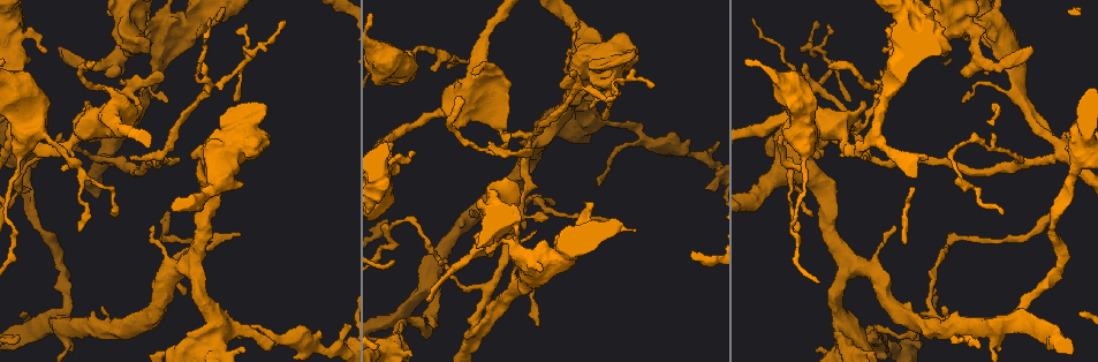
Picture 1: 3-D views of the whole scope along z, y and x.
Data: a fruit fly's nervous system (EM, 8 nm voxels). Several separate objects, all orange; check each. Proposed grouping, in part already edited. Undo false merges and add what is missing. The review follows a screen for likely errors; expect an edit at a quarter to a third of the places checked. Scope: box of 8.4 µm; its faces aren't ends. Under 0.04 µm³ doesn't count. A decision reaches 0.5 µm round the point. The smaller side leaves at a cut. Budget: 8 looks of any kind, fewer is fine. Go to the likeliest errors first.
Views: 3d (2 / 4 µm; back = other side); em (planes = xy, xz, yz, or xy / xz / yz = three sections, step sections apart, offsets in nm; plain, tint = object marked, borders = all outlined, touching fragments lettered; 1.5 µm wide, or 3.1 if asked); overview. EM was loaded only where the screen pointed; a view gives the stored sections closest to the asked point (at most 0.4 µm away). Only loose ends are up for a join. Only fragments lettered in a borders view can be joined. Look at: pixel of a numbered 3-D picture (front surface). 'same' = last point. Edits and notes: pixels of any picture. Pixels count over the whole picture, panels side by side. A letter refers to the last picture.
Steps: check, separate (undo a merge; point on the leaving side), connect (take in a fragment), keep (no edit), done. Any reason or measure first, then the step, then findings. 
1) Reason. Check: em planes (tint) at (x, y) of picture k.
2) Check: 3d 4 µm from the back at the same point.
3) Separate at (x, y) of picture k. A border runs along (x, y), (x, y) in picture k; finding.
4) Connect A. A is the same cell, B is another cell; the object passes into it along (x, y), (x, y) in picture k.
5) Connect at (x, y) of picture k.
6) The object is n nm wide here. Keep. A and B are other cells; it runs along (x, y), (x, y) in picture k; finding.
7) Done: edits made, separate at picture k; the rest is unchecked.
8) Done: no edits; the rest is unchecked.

Branch stops here. Check: 3d 4 µm from the back at (170, 214) of picture 1.

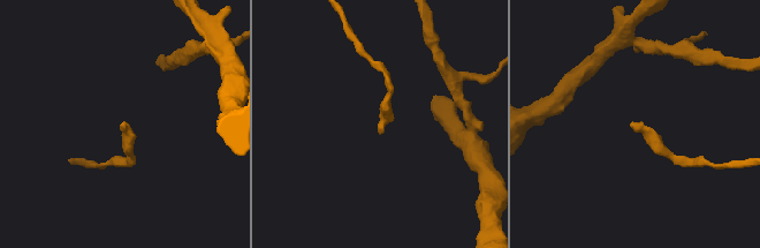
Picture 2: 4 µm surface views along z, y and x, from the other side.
Now the EM. Check: em planes (borders) at (631, 125) of picture 2.

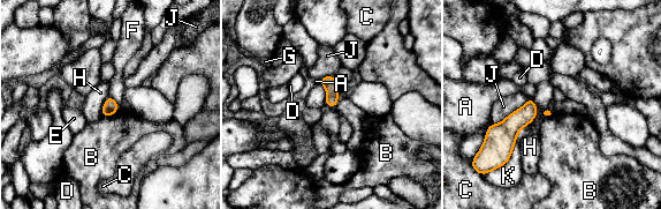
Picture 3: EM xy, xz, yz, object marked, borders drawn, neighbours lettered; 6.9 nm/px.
Keep. A, B, C, D, E, F, G, H, J and K are other cells; no lettered fragment goes on from it.

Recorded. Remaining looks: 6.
Stops while still wide. Check: em planes (plain) at (507, 100) of picture 1.

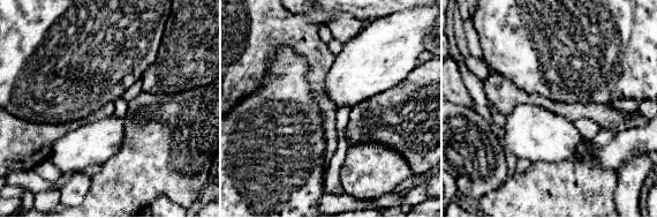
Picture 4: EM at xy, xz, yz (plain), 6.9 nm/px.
Check: em planes (borders) at the same point.

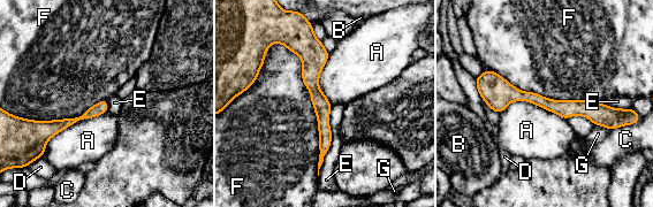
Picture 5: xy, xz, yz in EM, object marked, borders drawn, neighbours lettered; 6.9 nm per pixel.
Keep. A, B, C, D, E, F and G are other cells; a border runs along (275, 41), (302, 63), (318, 175) in picture 5; no lettered fragment goes on from it.

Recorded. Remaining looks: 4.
Tapers out. Check: 3d 4 µm at (78, 230) of picture 1.

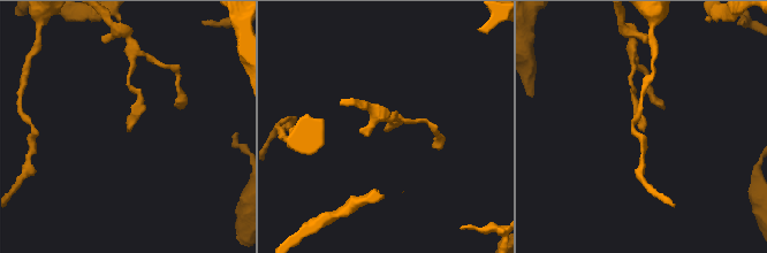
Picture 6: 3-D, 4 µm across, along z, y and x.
Need the tissue. Check: em xy step 8 (borders) at (386, 127) of picture 6.

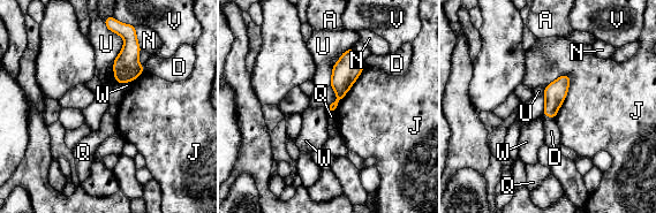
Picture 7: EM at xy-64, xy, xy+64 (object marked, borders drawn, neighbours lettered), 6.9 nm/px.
Cut it another way. Check: em planes (borders) at the same point.

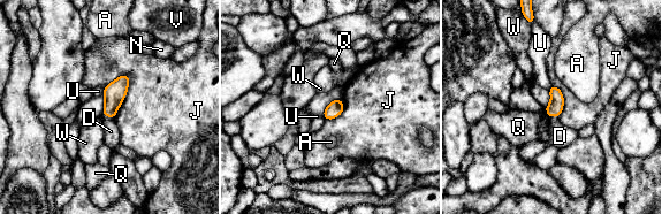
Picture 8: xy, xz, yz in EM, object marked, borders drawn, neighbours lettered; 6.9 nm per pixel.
The longest contact is with J, 340 nm. Keep. A, D, J, N, Q, U, V and W are other cells; a border runs along (543, 107), (548, 117) in picture 8; none of them fits.

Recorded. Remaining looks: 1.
Done: no edits; the rest is unchecked.

